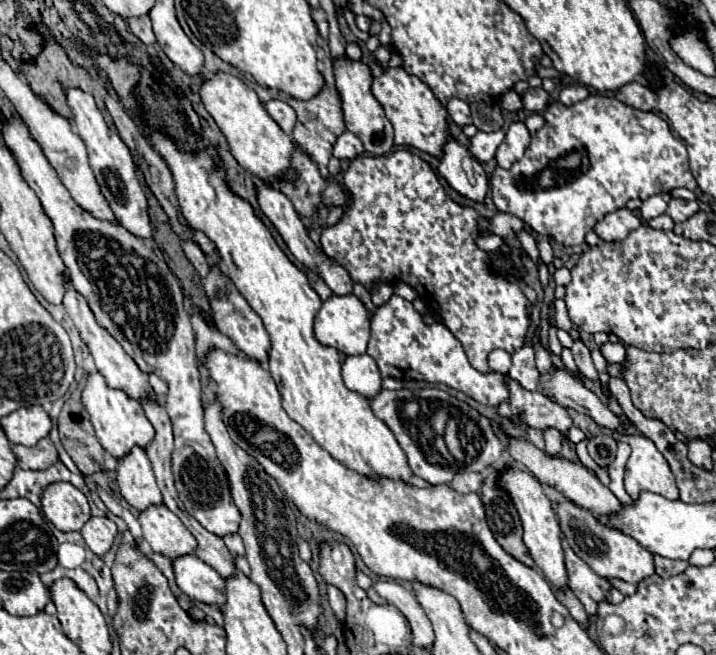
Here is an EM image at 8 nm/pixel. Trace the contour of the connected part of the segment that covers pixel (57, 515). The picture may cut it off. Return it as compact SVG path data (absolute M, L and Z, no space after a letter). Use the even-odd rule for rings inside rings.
M50 483L42 491L42 513L60 531L80 531L90 519L90 505L72 483Z

